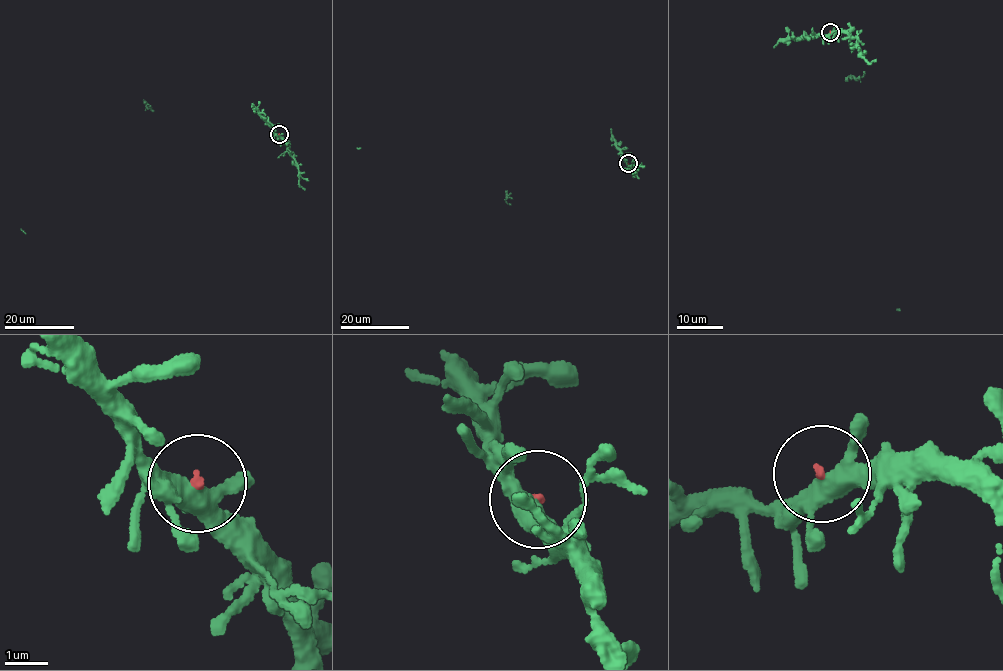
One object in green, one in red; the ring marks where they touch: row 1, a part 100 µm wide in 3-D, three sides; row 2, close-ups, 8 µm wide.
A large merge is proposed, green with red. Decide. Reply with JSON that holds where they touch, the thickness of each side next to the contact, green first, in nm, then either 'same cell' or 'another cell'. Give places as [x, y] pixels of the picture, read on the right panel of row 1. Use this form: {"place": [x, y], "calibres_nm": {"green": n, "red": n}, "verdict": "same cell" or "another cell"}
{"place": [830, 32], "calibres_nm": {"green": 380, "red": 60}, "verdict": "another cell"}

